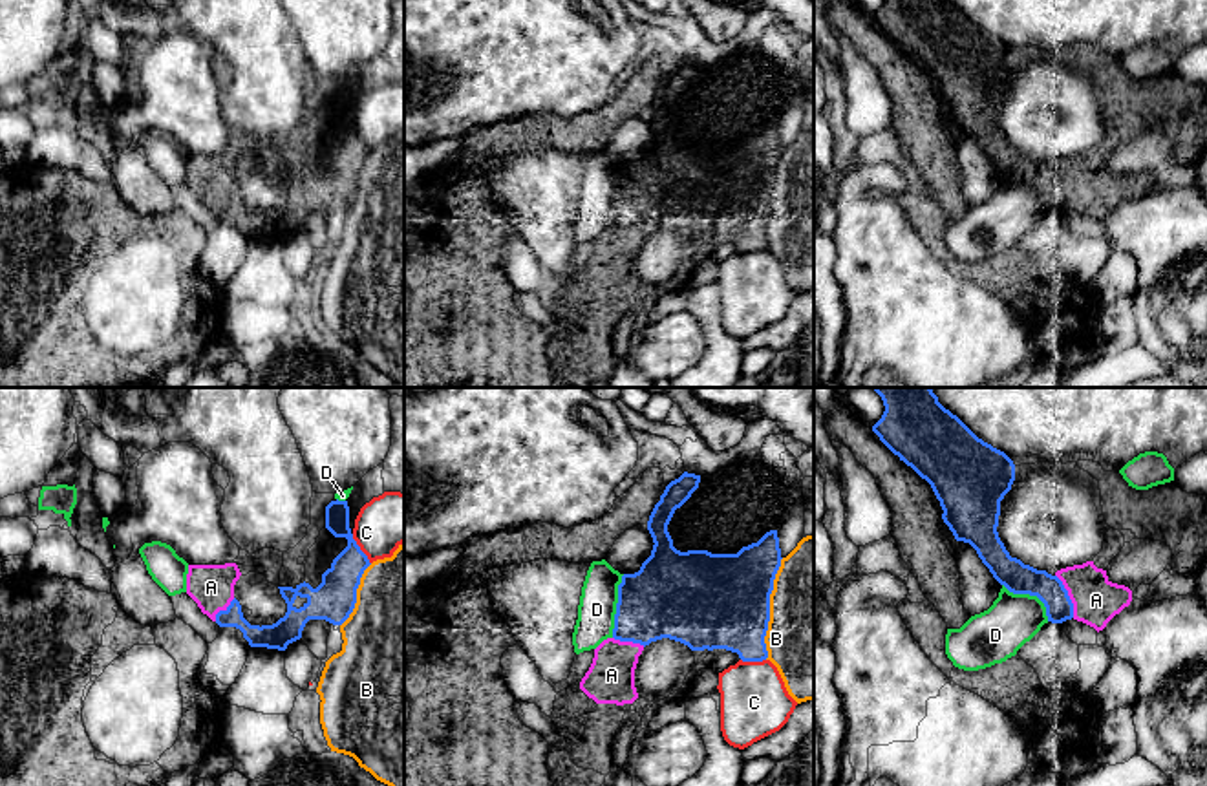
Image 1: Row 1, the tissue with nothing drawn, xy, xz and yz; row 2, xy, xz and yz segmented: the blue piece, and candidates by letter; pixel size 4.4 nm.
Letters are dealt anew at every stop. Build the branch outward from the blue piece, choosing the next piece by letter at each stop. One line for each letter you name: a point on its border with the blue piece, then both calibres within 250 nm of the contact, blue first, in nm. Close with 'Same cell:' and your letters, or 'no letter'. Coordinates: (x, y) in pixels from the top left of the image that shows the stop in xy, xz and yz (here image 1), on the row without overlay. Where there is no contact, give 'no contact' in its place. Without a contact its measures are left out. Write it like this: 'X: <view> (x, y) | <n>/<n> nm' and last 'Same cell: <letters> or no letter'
A: yz (1068, 187) | 140/200 nm
Same cell: A

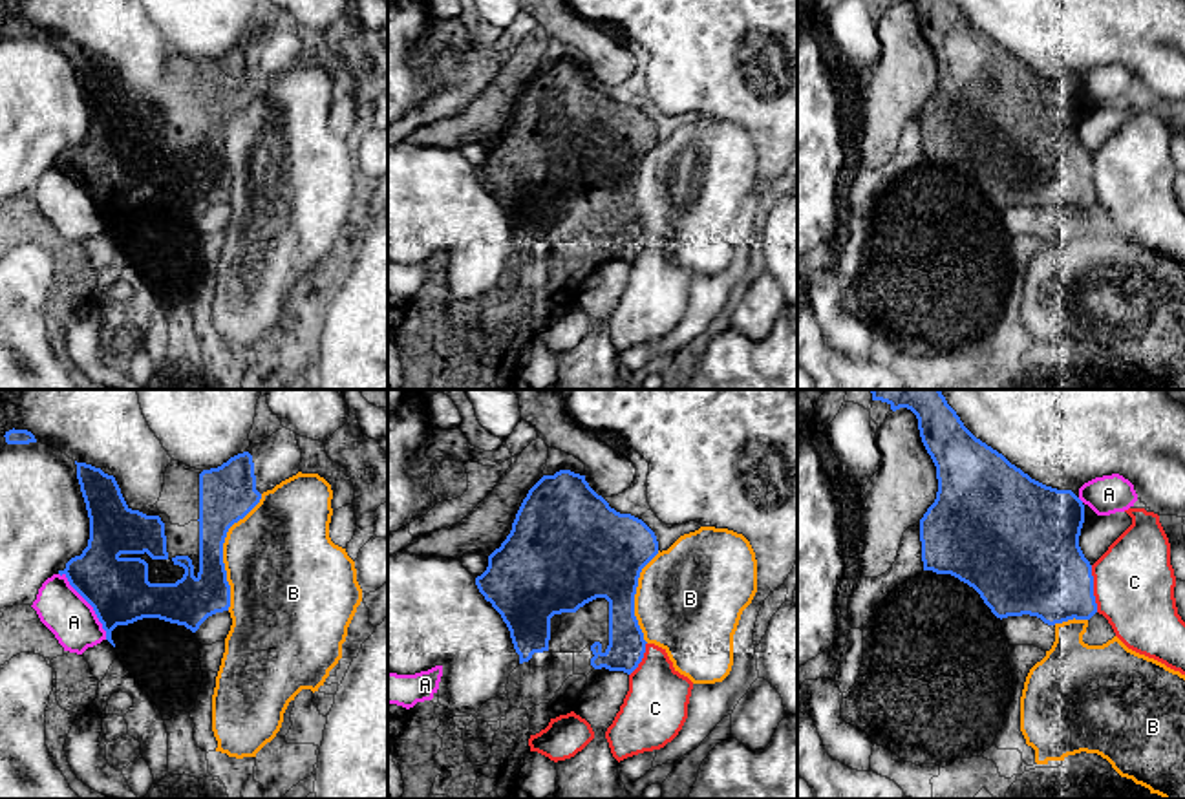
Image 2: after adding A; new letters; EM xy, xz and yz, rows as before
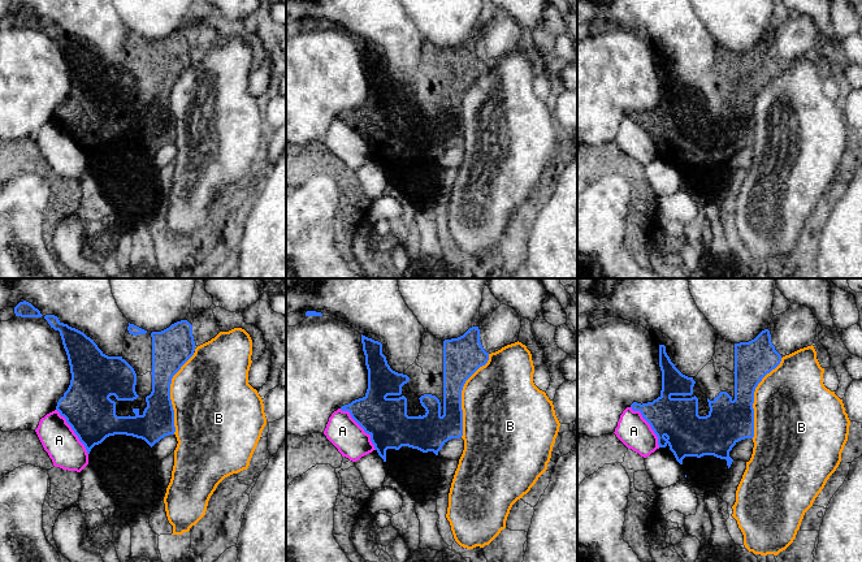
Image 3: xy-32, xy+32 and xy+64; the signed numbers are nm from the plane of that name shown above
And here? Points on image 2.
Same cell: no letter

